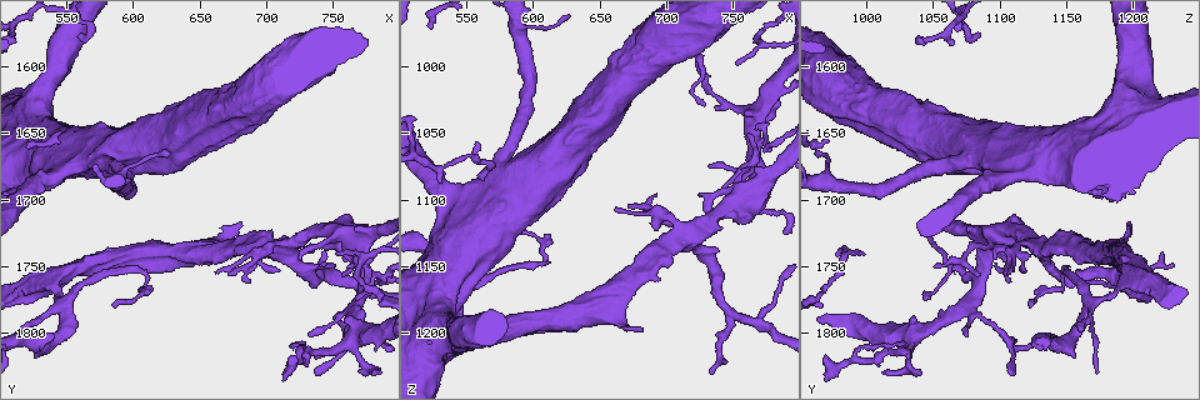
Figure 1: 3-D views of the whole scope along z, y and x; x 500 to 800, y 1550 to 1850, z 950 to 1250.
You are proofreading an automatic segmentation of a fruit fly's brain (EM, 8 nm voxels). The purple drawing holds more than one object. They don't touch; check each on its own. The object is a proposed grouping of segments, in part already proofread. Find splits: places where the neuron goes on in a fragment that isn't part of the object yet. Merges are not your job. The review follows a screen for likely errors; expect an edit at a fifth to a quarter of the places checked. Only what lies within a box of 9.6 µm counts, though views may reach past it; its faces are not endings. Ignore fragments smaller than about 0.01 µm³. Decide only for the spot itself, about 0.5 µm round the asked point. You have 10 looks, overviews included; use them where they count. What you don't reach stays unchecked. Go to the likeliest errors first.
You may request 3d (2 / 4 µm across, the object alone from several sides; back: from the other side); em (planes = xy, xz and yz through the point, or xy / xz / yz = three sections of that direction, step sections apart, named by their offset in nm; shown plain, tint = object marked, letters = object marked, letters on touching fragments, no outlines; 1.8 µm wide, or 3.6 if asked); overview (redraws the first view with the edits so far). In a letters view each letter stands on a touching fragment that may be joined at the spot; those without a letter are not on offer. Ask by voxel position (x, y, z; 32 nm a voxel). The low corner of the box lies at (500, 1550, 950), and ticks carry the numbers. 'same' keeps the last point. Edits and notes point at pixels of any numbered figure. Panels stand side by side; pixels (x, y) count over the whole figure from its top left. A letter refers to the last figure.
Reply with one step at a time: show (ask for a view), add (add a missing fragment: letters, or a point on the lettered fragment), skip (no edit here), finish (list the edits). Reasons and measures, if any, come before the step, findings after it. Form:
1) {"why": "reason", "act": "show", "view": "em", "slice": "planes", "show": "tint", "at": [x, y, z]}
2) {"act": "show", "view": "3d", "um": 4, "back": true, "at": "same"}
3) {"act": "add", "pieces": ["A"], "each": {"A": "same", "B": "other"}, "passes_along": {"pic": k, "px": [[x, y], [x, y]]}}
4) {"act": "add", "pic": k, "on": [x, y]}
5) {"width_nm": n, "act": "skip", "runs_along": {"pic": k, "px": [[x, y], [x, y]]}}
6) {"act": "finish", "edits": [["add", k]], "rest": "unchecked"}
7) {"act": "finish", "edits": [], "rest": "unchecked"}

{"act": "show", "view": "em", "um": 3.6, "slice": "planes", "show": "letters", "at": [730, 1802, 1076]}

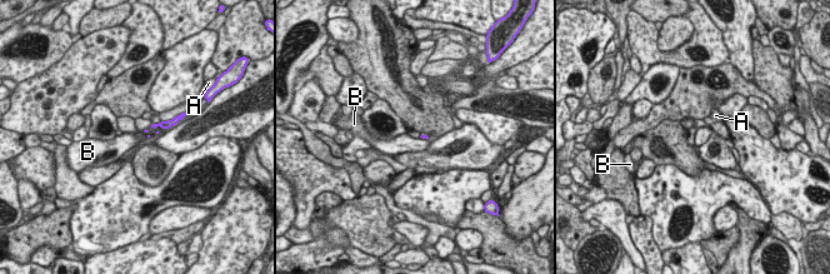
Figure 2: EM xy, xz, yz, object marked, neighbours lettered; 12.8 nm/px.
{"longest_contact_nm": ["B", 220], "act": "skip", "each": {"A": "other", "B": "other"}, "border": {"pic": 2, "px": [[150, 126], [166, 129]]}, "found": "none of them fits"}

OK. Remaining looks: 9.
{"act": "show", "view": "3d", "um": 4, "at": [780, 1800, 1012]}

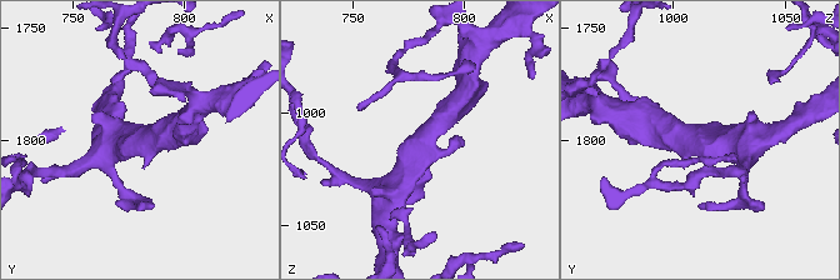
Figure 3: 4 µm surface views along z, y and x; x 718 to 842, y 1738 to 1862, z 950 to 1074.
{"why": "need the tissue", "act": "show", "view": "em", "slice": "planes", "show": "tint", "at": [782, 1800, 1010]}

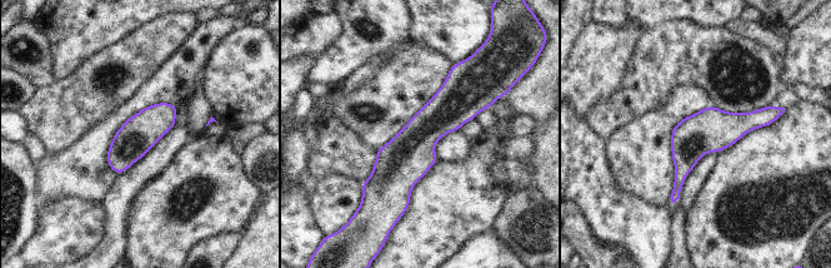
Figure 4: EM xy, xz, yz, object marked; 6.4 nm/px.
{"act": "show", "view": "em", "slice": "planes", "show": "letters", "at": "same"}

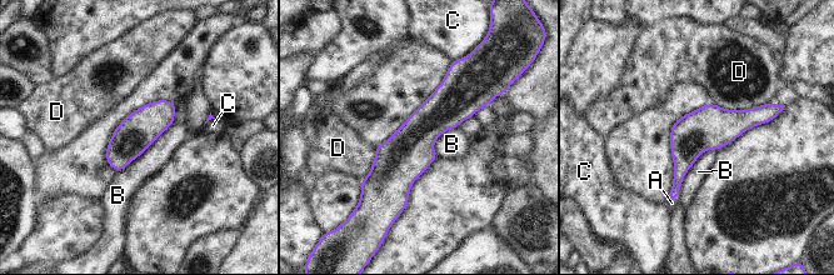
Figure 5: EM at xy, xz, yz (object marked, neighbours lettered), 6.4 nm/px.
{"act": "add", "pieces": ["A"], "each": {"A": "same", "B": "other", "C": "other", "D": "other"}, "passes_along": {"pic": 5, "px": [[684, 159], [675, 196], [672, 203]]}, "found": "the neuron continues"}

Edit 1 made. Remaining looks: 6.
{"why": "sharp bend", "act": "show", "view": "3d", "um": 4, "at": [776, 1748, 1062]}

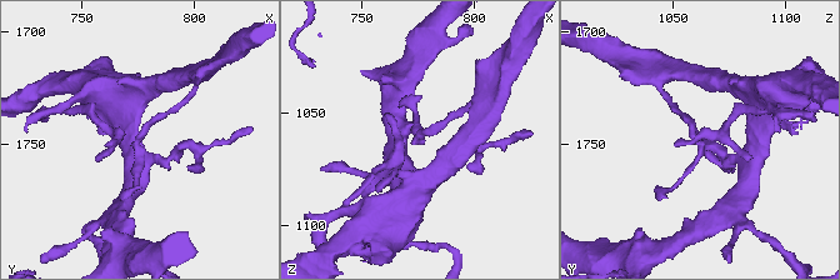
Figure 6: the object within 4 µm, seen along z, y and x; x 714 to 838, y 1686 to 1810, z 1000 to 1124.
{"act": "show", "view": "em", "slice": "planes", "show": "letters", "at": [776, 1751, 1061]}

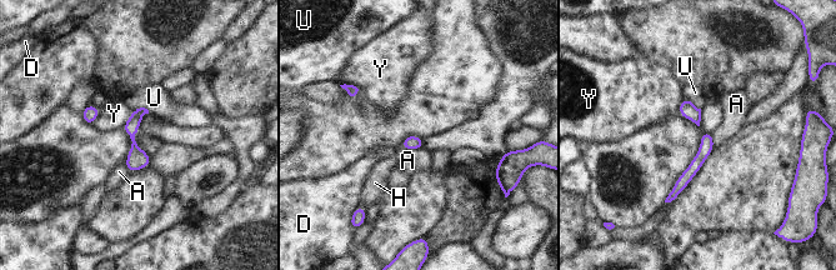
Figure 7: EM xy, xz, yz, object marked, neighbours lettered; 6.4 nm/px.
{"act": "skip", "each": {"A": "other", "D": "other", "H": "other", "U": "other", "Y": "other"}, "border": {"pic": 7, "px": [[400, 145], [408, 149], [422, 148]]}, "found": "none of them fits"}

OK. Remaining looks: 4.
{"why": "sharp bend", "act": "show", "view": "em", "slice": "planes", "show": "letters", "at": [610, 1756, 1146]}

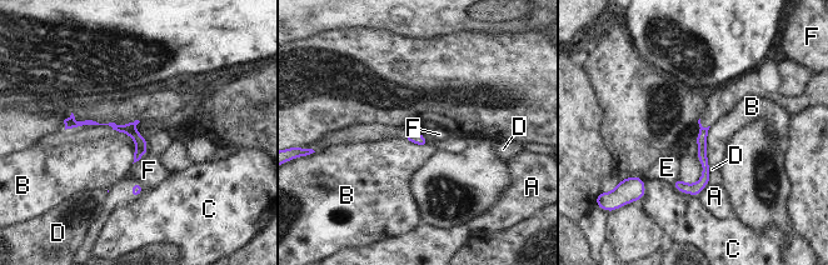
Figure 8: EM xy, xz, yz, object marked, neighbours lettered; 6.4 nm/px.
{"act": "skip", "each": {"A": "other", "B": "other", "C": "other", "D": "other", "E": "other", "F": "other"}, "runs_along": {"pic": 8, "px": [[68, 121], [126, 128], [144, 149]]}, "found": "no lettered fragment goes on from it"}

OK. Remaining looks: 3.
{"act": "finish", "edits": [["add", 5]], "rest": "unchecked"}

